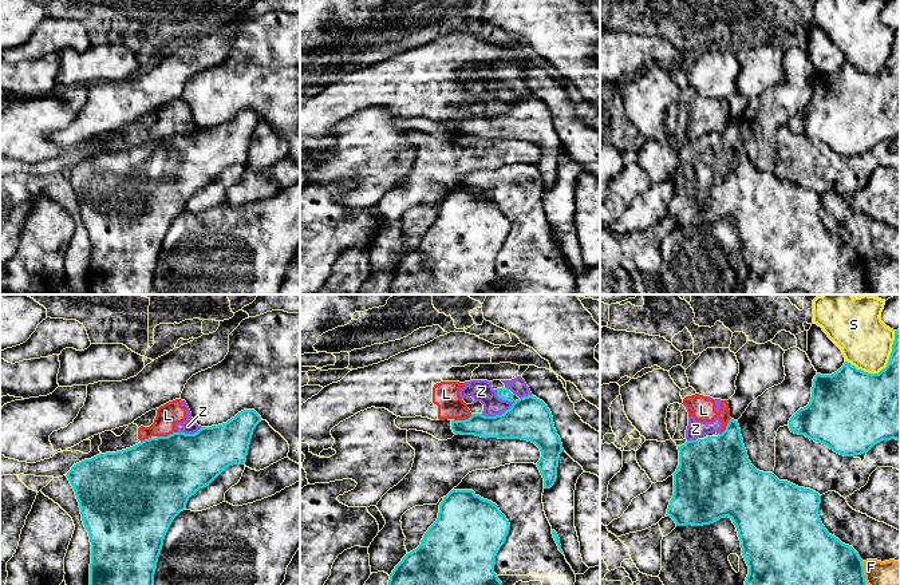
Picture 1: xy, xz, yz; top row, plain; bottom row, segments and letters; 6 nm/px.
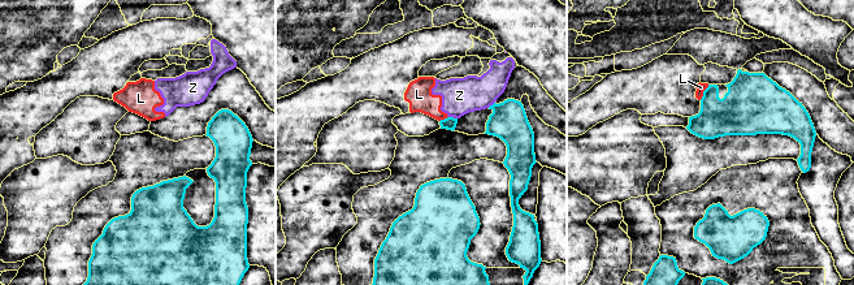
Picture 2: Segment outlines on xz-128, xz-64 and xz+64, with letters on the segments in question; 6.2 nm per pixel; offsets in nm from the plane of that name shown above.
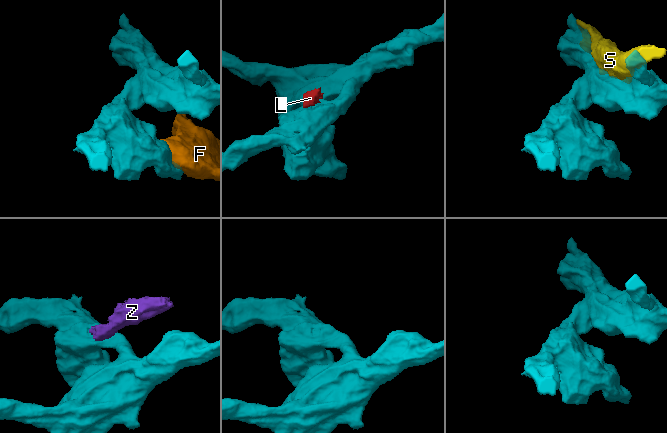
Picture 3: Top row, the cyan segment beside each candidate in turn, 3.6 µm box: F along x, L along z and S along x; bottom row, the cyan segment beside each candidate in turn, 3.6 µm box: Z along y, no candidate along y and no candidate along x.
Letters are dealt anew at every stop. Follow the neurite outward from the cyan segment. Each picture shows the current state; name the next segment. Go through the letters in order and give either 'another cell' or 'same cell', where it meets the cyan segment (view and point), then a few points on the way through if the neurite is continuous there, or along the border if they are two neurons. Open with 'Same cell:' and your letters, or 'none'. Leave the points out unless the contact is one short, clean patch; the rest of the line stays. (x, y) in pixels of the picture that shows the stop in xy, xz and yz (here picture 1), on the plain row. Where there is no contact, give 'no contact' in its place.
Same cell: none
F: another cell | yz (863, 272)
L: another cell | xy (168, 135) | along xy (178, 131), (157, 137)
S: another cell | yz (884, 68)
Z: another cell | xz (497, 115) | along xz (514, 102), (500, 114), (481, 114)

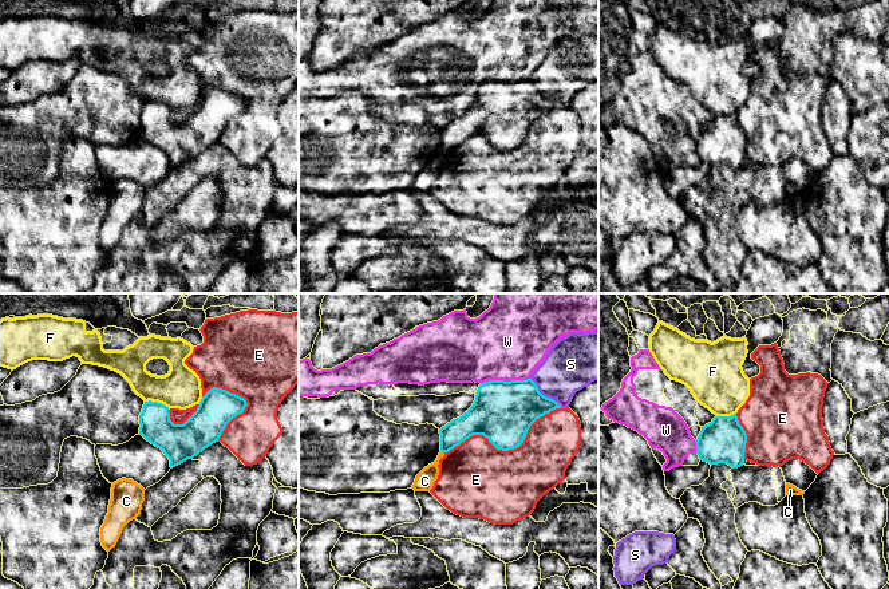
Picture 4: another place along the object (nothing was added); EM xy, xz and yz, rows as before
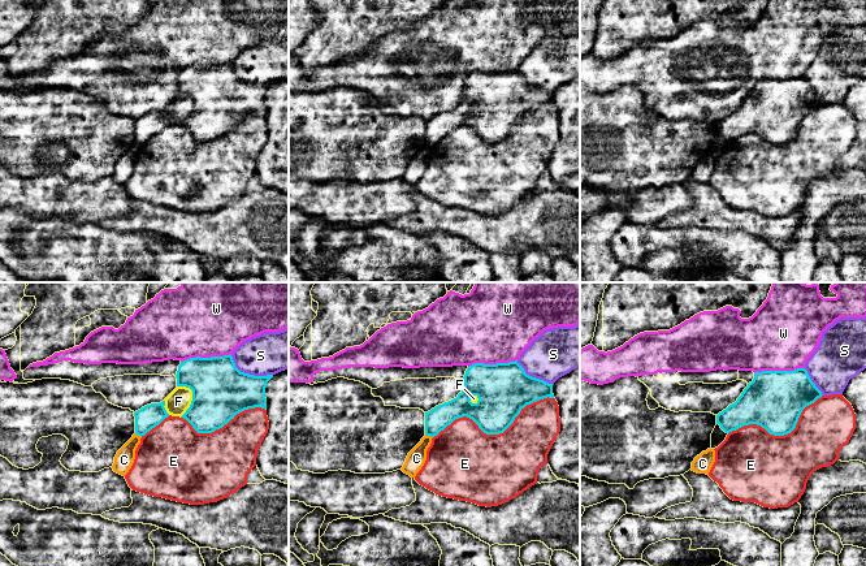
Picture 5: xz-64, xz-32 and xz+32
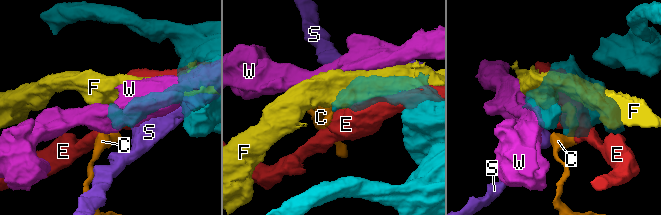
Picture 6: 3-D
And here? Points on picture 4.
Same cell: none
C: another cell | xz (442, 151) | along xz (441, 150), (443, 153)
E: another cell | xz (506, 150)
F: another cell | xy (157, 102)
S: another cell | xz (542, 95)
W: another cell | xz (504, 80)

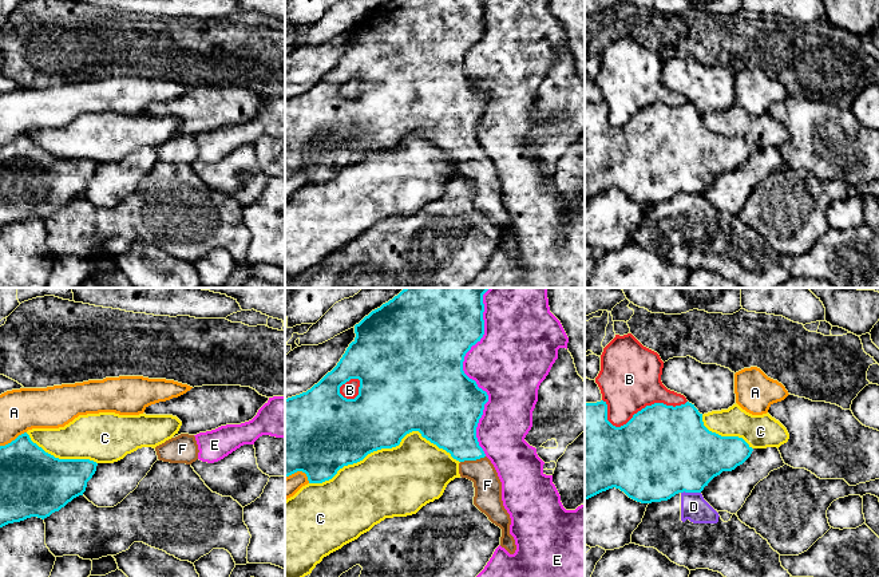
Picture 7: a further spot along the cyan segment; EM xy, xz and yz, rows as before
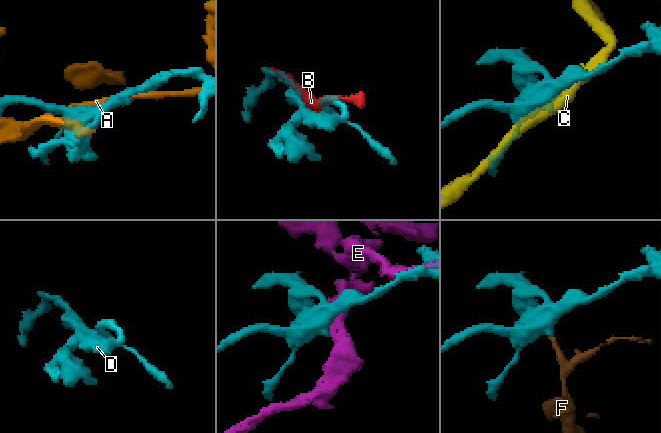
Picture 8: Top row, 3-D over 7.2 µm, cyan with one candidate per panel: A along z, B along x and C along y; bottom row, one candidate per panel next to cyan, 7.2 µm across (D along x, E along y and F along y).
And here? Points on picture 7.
Same cell: F
A: another cell | xy (12, 141)
B: another cell | yz (637, 113)
C: another cell | xz (384, 147)
D: another cell | yz (691, 192) | along yz (700, 192), (681, 193)
E: another cell | xz (471, 79)
F: same cell | xz (472, 159) | across xz (451, 125), (472, 159), (487, 185)

